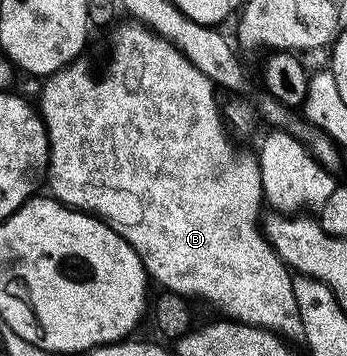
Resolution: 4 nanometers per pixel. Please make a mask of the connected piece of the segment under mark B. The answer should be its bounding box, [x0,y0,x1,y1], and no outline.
[37,20,304,340]

